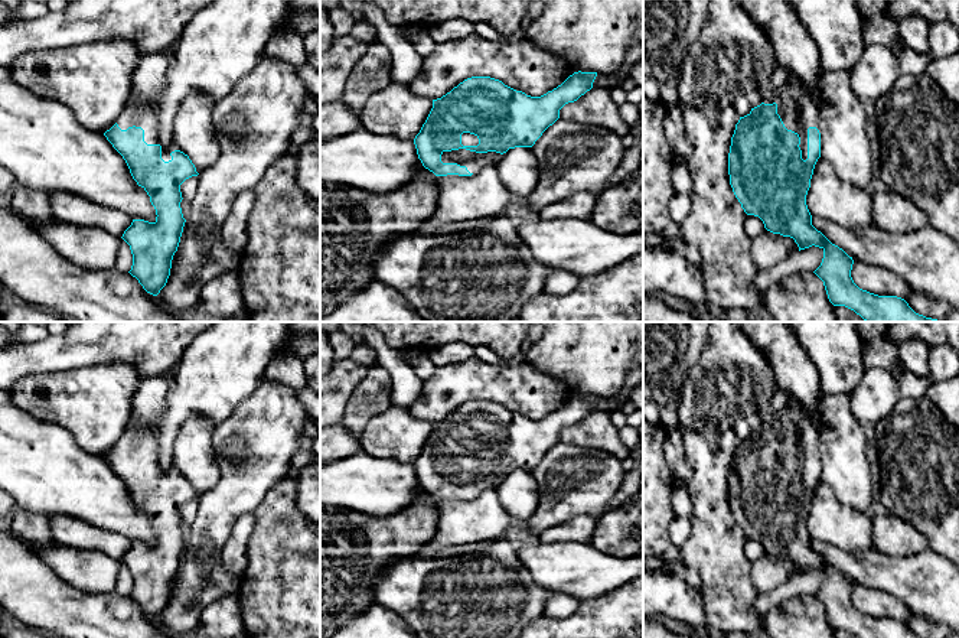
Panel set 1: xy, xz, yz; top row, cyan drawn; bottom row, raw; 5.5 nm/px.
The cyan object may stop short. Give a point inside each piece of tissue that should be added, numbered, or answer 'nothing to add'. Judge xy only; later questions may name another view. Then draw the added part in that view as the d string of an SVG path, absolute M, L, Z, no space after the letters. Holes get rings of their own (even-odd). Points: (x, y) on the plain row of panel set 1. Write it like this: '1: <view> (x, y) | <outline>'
1: xy (149, 403) | M177 364L170 365L164 371L140 381L133 397L131 421L120 437L117 447L121 453L128 450L141 450L144 453L144 465L147 468L160 468L159 443L156 430L140 432L133 420L154 421L166 411L166 394L174 384Z

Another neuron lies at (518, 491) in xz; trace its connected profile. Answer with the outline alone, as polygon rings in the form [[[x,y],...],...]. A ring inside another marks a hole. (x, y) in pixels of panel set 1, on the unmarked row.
[[[509,472],[495,489],[503,508],[506,508],[523,528],[539,504],[538,482],[532,472]]]

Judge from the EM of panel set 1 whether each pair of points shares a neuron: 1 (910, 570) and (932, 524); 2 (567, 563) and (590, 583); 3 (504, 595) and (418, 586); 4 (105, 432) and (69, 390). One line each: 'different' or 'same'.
1: different
2: same
3: same
4: same

